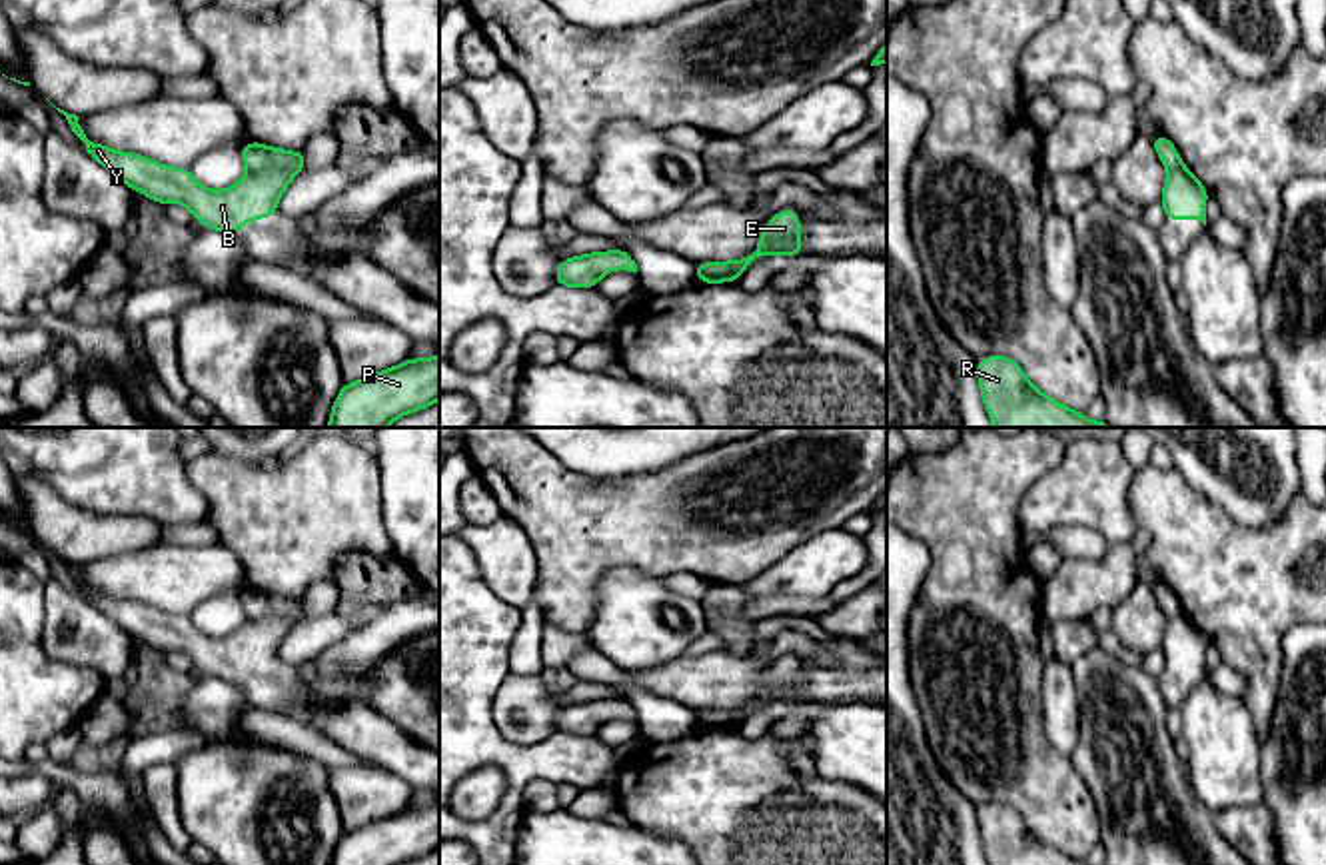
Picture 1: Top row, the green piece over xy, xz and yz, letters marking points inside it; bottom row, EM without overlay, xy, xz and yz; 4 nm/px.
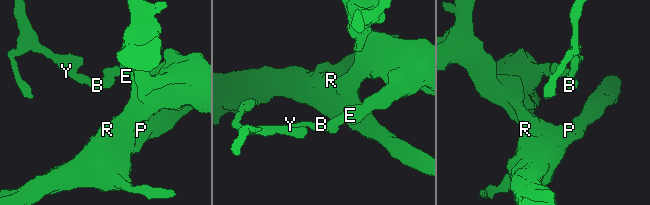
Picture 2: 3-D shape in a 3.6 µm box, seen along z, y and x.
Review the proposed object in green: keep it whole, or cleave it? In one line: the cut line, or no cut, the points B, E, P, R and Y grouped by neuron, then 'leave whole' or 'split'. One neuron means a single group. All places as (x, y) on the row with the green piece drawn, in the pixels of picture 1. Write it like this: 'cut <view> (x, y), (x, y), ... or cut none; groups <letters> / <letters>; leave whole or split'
cut xy (248, 170), (288, 168), (294, 174); groups B Y / E P R; split

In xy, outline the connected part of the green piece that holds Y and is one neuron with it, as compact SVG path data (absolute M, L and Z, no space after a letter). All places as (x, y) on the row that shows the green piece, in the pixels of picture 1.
M60 108L56 110L66 116L72 132L86 144L86 152L104 168L114 172L130 190L138 190L158 204L180 202L194 214L202 228L222 230L234 240L238 236L238 228L244 226L248 220L262 220L278 212L278 200L296 176L290 170L266 168L248 172L240 182L232 184L228 190L214 192L200 186L192 176L190 168L168 168L144 156L116 152L98 142L90 142L82 126L78 124L80 116L68 114Z

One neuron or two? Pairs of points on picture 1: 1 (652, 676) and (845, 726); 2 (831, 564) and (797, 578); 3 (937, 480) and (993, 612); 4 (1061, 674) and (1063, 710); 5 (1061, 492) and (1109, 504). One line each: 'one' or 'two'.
1: two
2: one
3: one
4: one
5: one

